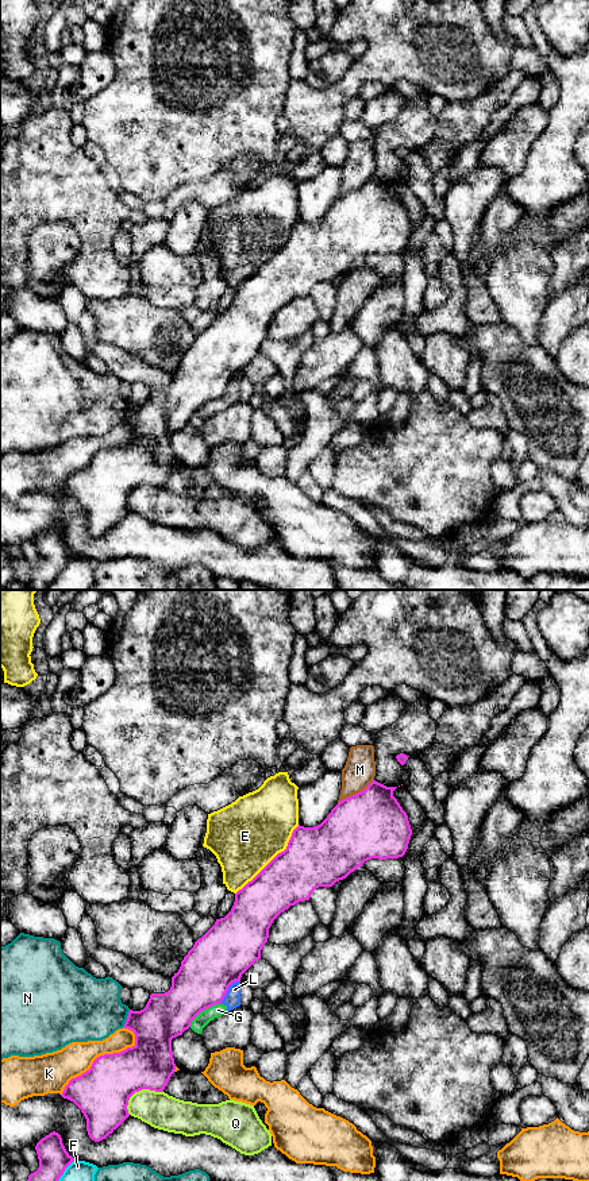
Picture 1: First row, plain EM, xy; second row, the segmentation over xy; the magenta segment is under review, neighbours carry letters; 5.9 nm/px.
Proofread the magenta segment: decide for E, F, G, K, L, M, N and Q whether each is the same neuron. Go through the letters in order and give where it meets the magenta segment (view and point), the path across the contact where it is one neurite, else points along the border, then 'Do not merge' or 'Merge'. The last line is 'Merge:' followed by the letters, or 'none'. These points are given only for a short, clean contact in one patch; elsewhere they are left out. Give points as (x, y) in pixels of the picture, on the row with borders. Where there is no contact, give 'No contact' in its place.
E: Touches magenta at xy (273, 859). Do not merge
F: Touches magenta at xy (64, 1170). Do not merge
G: Touches magenta at xy (203, 1010). Boundary: xy (219, 1003), (204, 1008), (189, 1026). Do not merge
K: Touches magenta at xy (100, 1056). Do not merge
L: Touches magenta at xy (227, 990). Boundary: xy (238, 980), (228, 987), (219, 1003). Do not merge
M: Touches magenta at xy (355, 794). Do not merge
N: Touches magenta at xy (127, 1018). Do not merge
Q: Touches magenta at xy (138, 1091). Boundary: xy (162, 1091), (137, 1091), (129, 1100), (127, 1112). Do not merge
Merge: none

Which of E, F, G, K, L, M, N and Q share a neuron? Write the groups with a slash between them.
E / F / G L / K / M / N / Q

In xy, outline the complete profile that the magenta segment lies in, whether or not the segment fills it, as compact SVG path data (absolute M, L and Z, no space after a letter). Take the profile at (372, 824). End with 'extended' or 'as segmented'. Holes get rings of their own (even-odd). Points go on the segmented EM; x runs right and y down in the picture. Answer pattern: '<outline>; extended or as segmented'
M373 780L363 791L340 800L317 826L297 826L284 852L278 853L251 881L235 894L231 911L199 938L181 961L165 993L151 993L140 1011L130 1010L124 1028L135 1034L135 1045L120 1053L97 1057L91 1069L72 1078L62 1097L73 1101L86 1119L92 1141L112 1134L128 1116L130 1097L142 1089L163 1092L176 1064L172 1039L182 1035L204 1010L220 1004L228 987L261 958L273 921L290 906L309 900L319 887L332 887L370 858L403 857L412 829L393 791Z; as segmented

